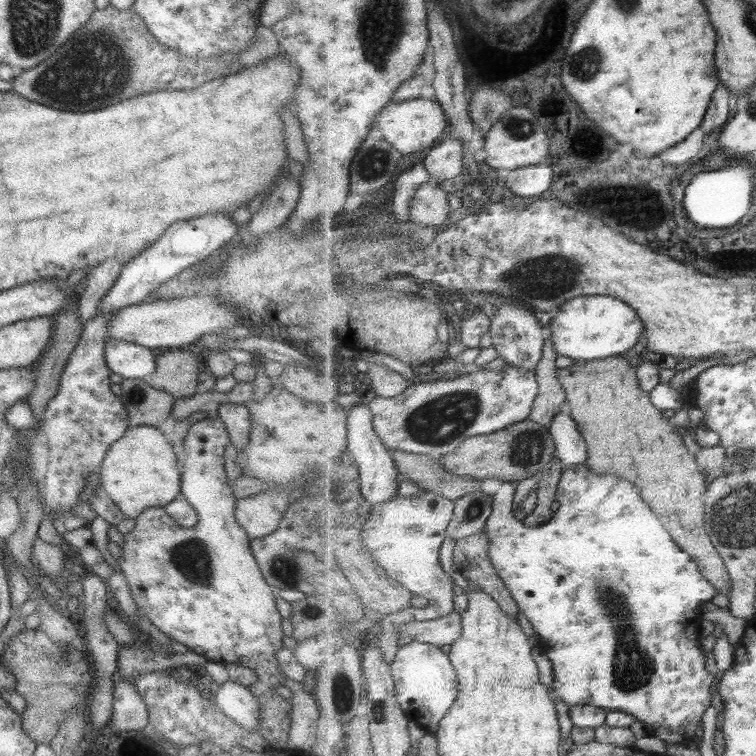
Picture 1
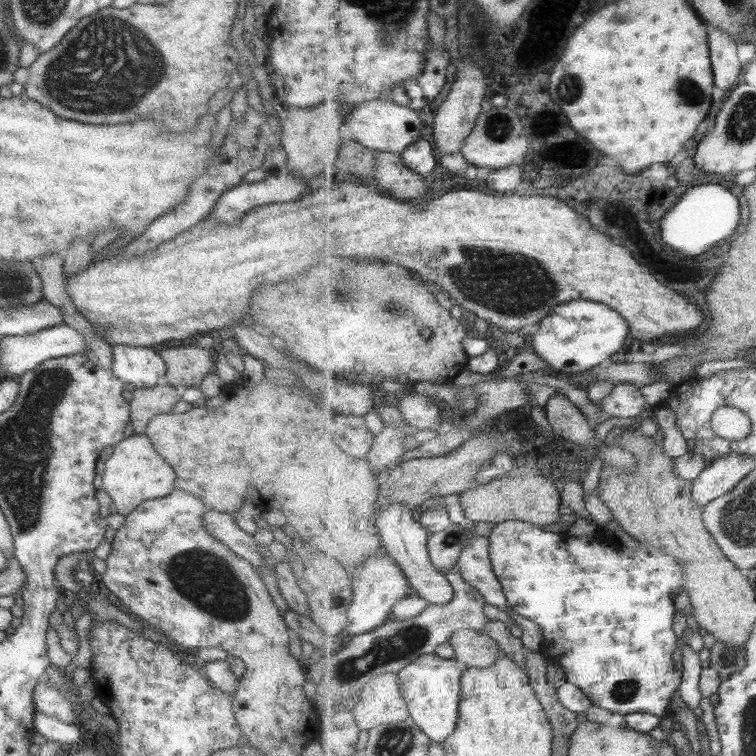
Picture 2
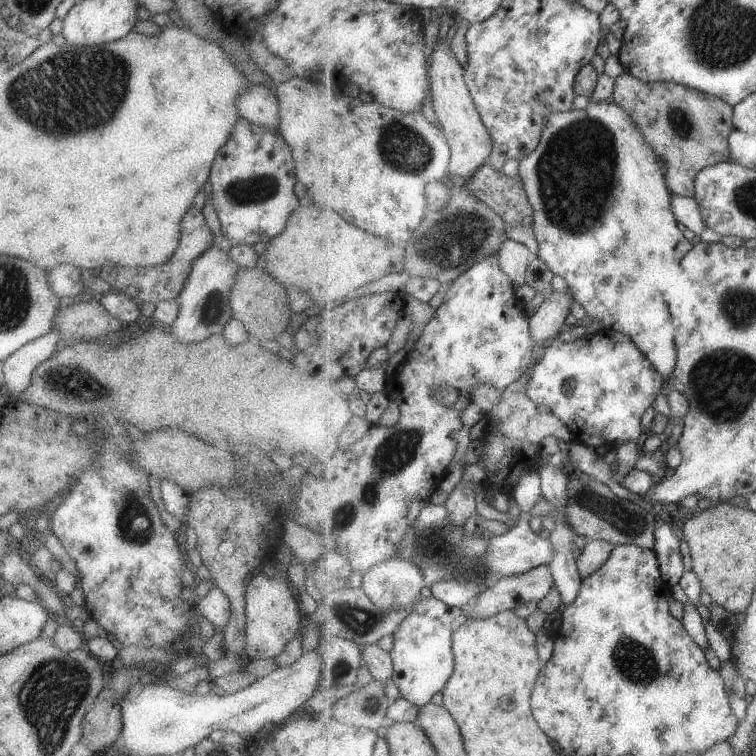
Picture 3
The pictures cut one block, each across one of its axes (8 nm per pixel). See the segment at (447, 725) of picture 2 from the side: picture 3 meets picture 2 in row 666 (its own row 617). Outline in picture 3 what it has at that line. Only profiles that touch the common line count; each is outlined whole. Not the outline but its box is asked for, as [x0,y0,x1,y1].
[390,597,463,708]

